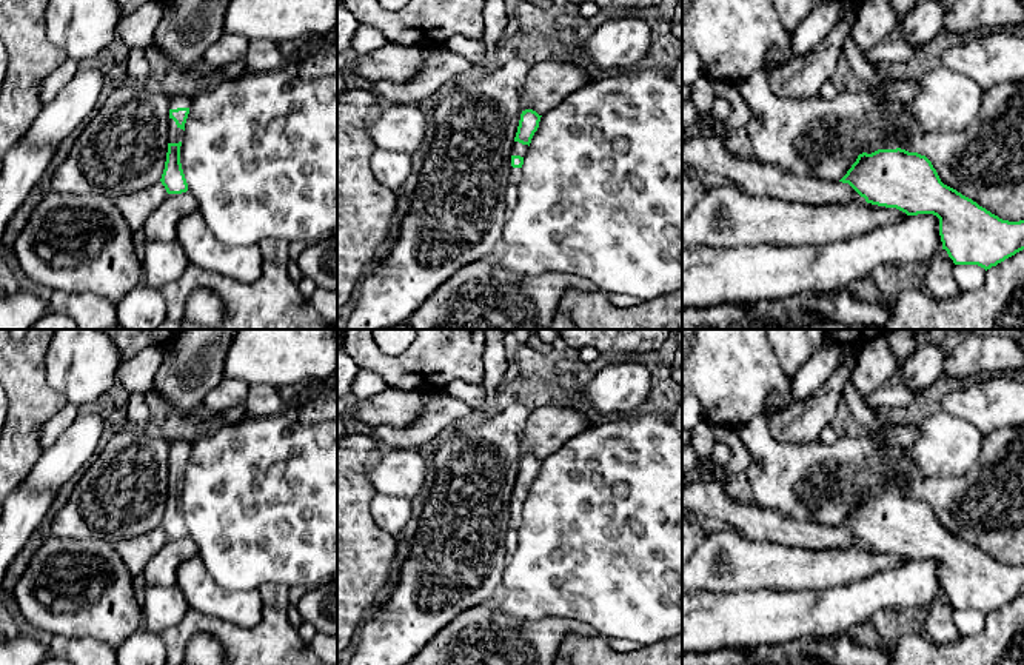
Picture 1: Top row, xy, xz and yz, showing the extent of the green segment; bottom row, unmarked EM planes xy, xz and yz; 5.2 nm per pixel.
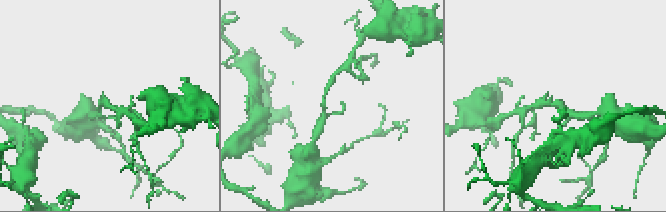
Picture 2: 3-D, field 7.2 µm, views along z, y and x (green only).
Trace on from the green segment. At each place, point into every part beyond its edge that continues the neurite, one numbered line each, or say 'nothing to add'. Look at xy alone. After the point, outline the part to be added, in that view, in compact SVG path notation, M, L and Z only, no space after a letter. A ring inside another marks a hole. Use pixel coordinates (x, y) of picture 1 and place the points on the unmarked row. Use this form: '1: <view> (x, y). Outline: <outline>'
1: xy (177, 445). Outline: M174 439L169 443L169 454L189 453L189 443L182 439Z

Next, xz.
1: xz (518, 493). Outline: M514 486L511 491L511 500L520 500L525 502L525 499L528 497L528 490L522 490L519 486Z

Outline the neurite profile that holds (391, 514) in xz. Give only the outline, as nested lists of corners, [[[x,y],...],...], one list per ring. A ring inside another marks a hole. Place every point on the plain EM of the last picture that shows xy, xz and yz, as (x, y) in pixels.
[[[379,493],[371,499],[370,513],[376,525],[394,539],[399,539],[413,514],[410,500]]]

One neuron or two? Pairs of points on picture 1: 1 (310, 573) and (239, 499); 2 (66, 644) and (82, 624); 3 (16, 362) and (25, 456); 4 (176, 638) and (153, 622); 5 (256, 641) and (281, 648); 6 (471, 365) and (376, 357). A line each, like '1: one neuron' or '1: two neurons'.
1: one neuron
2: two neurons
3: one neuron
4: two neurons
5: one neuron
6: one neuron

